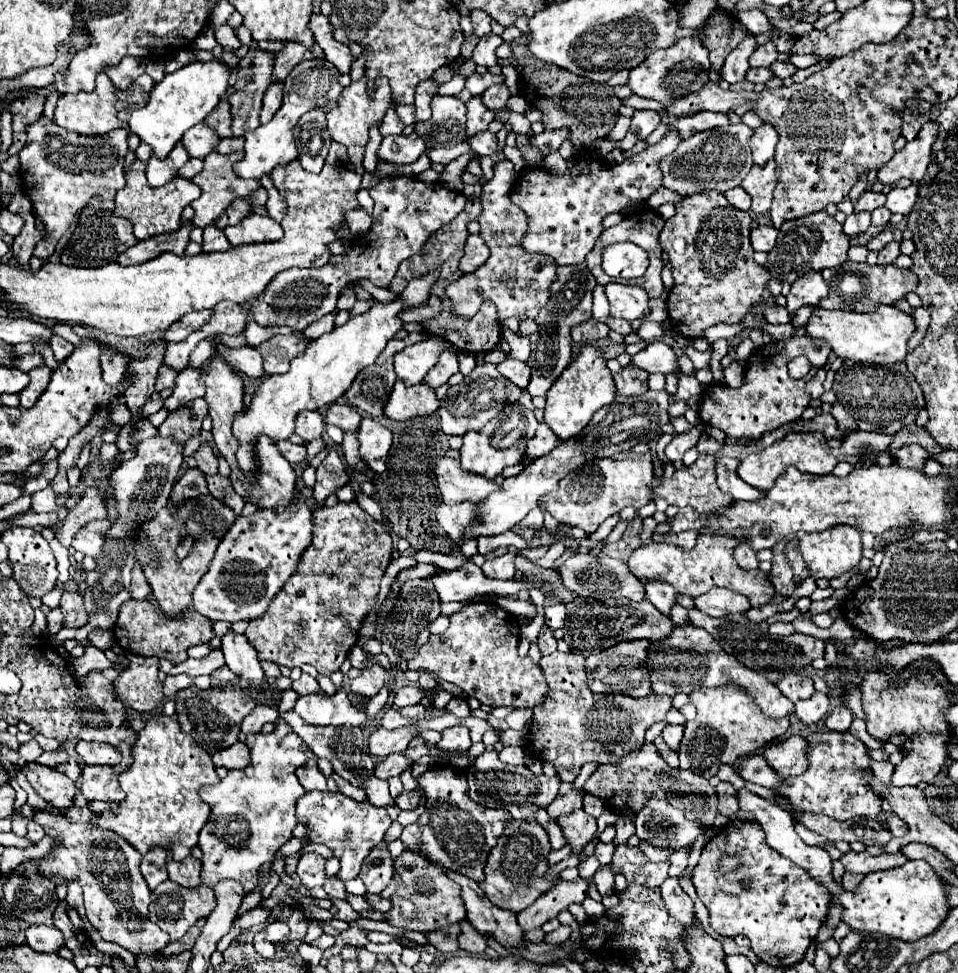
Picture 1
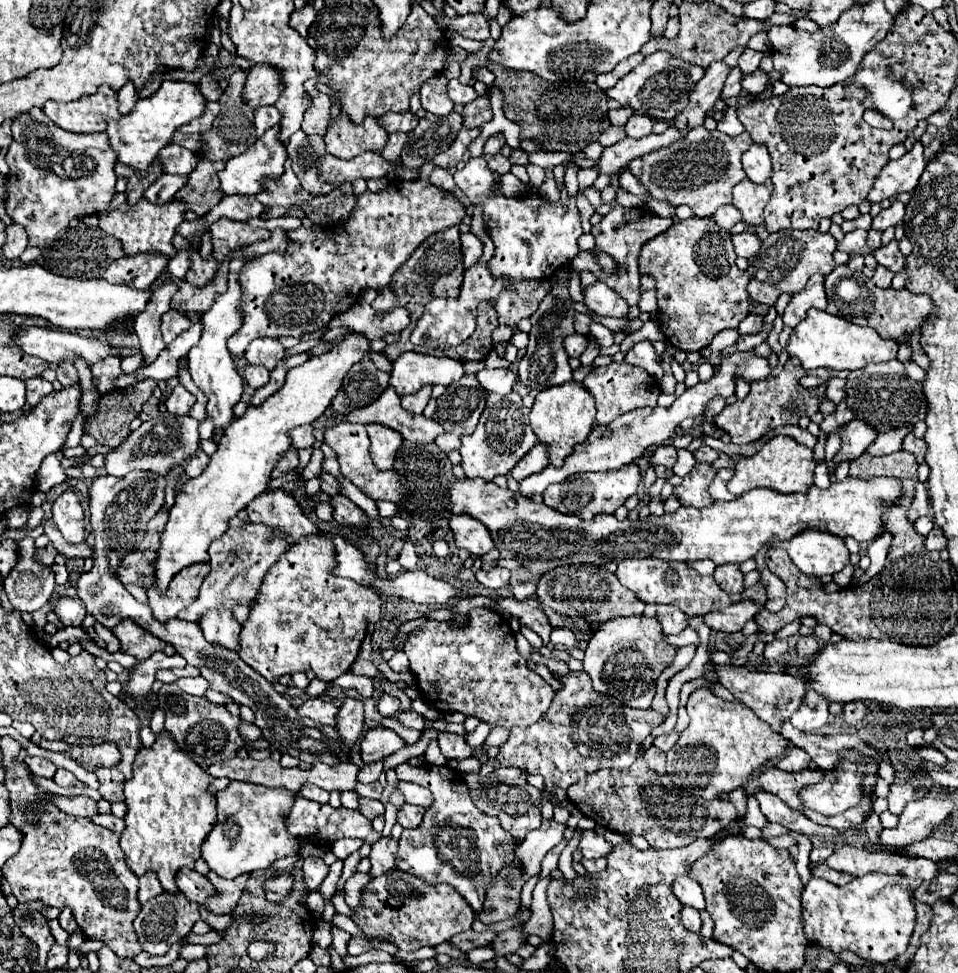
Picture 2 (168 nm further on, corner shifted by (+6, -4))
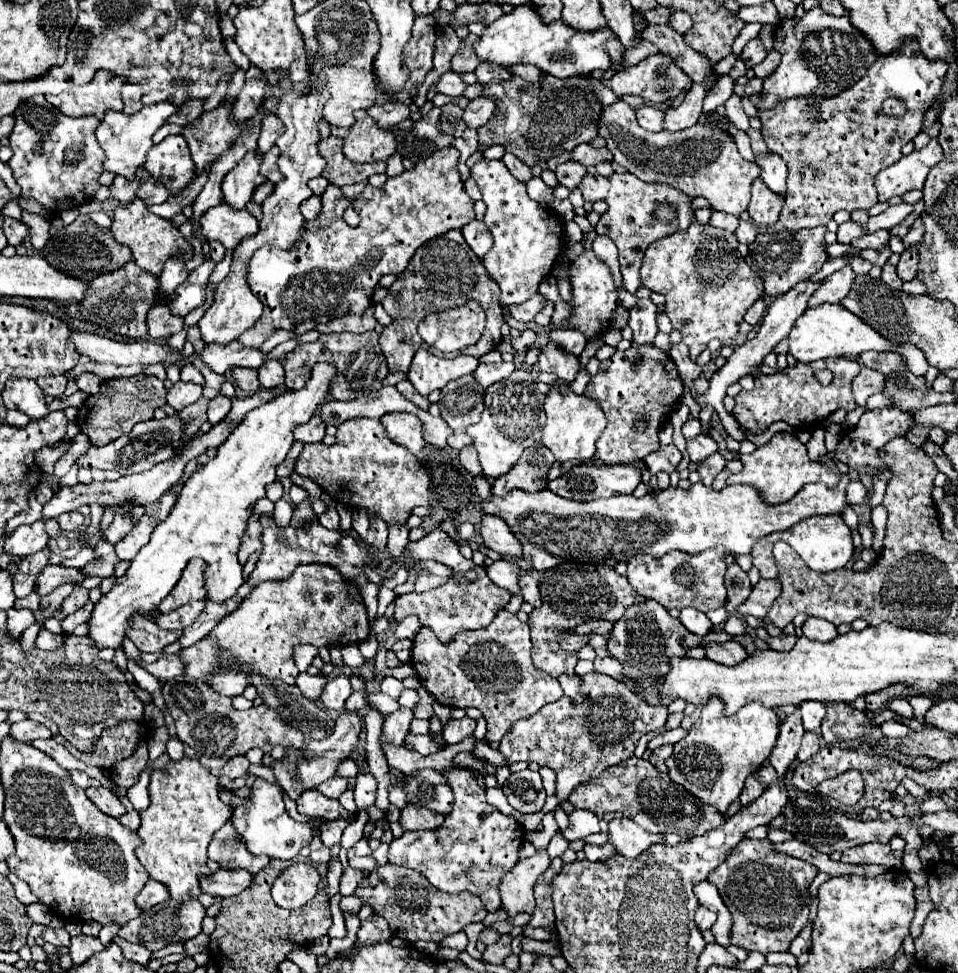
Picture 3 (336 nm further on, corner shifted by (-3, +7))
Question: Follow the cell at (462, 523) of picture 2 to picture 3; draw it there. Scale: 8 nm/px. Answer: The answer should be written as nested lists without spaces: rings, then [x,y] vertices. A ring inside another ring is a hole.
[[[484,514],[482,524],[480,524],[480,536],[482,536],[482,542],[486,548],[490,548],[506,558],[514,558],[514,560],[522,558],[522,544],[510,532],[510,528],[506,528],[506,522],[502,518]]]

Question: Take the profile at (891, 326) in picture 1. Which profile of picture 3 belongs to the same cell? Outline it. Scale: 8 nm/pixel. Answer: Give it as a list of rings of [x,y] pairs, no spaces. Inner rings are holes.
[[[822,304],[818,308],[808,308],[796,320],[796,324],[792,326],[792,330],[788,334],[788,354],[792,354],[798,362],[804,362],[804,364],[810,364],[810,362],[816,362],[816,360],[822,360],[822,358],[830,358],[830,356],[850,358],[850,356],[858,356],[866,350],[900,352],[914,376],[926,376],[926,372],[928,372],[928,362],[918,348],[912,348],[912,344],[898,346],[898,344],[888,342],[876,330],[872,330],[868,324],[858,320],[852,312],[842,308],[840,304]]]

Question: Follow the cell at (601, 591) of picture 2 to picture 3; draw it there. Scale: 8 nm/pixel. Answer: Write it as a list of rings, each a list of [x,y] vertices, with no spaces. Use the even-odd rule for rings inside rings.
[[[560,564],[558,568],[546,570],[540,574],[540,594],[542,606],[530,612],[530,630],[532,630],[532,662],[536,668],[558,678],[560,674],[574,674],[578,654],[566,652],[560,646],[560,640],[568,634],[574,634],[574,628],[588,620],[608,620],[616,622],[622,618],[630,604],[640,604],[644,598],[638,596],[626,576],[618,576],[610,566],[594,564]]]

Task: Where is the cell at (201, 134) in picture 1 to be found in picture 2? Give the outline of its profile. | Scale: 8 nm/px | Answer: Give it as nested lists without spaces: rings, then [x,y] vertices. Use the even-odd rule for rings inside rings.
[[[169,143],[165,149],[161,149],[159,157],[163,161],[165,173],[189,175],[193,171],[193,167],[197,165],[197,155],[187,151],[185,147],[181,147],[177,143]]]

